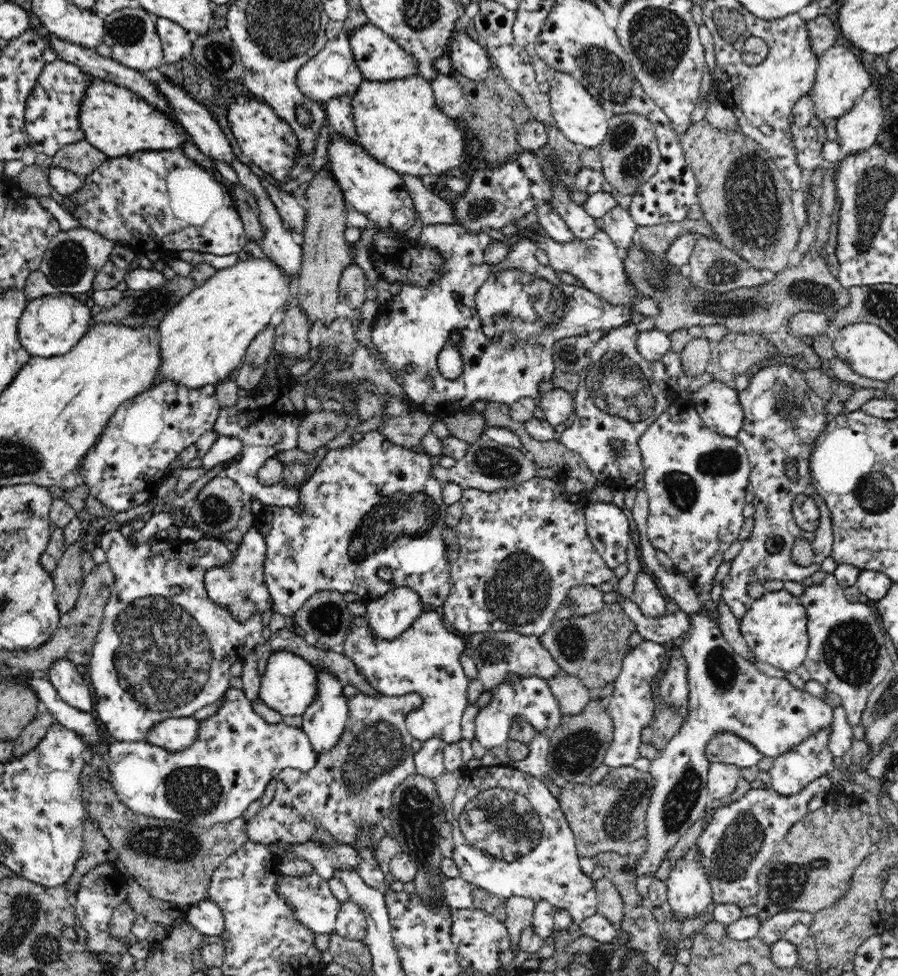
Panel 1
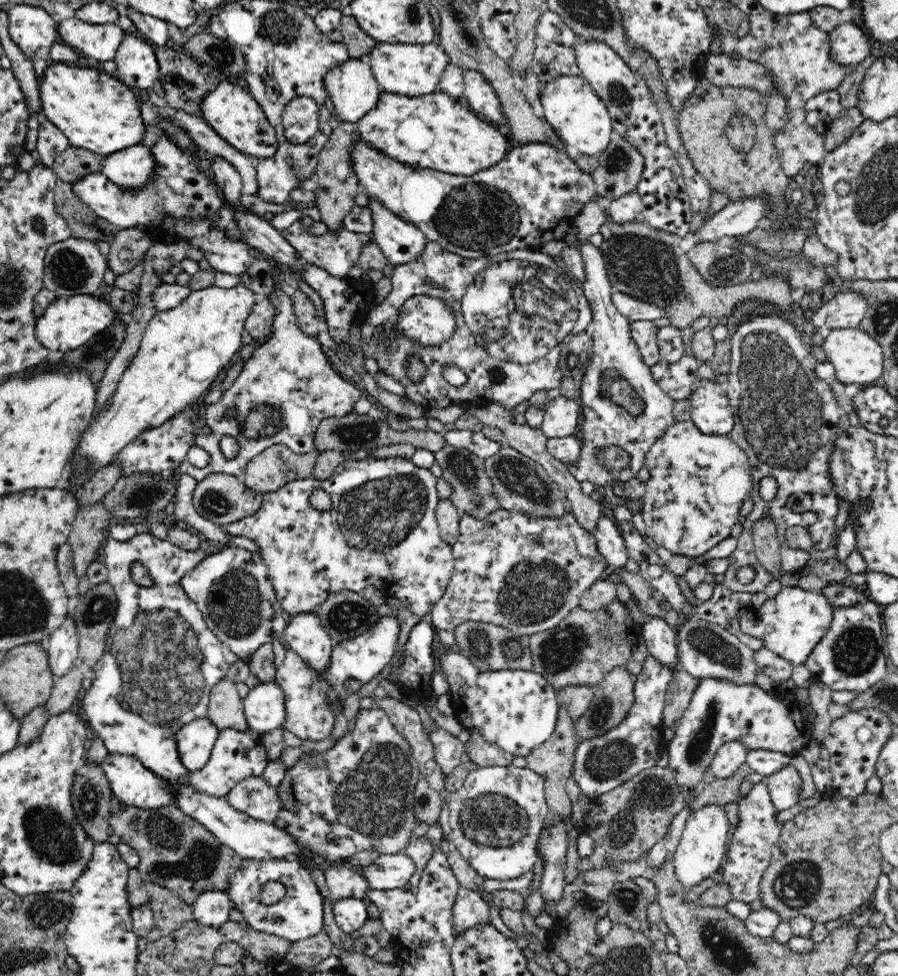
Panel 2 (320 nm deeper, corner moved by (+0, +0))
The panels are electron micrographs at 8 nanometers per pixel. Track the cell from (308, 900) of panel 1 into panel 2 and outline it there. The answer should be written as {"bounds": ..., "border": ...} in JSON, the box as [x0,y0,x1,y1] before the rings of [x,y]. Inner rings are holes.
{"bounds":[226,858,323,944],"border":[[[294,858],[269,860],[244,859],[241,866],[230,878],[226,892],[243,922],[254,931],[278,936],[291,944],[298,940],[310,939],[323,933],[323,899],[313,882],[309,870]],[[268,882],[280,882],[286,887],[286,896],[277,904],[261,904],[262,886]]]}

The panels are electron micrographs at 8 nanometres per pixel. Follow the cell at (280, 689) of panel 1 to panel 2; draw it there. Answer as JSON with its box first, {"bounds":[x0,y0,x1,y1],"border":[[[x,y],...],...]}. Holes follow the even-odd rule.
{"bounds":[243,681,286,739],"border":[[[274,681],[260,683],[243,698],[246,733],[263,739],[271,730],[282,727],[286,718],[282,688]]]}

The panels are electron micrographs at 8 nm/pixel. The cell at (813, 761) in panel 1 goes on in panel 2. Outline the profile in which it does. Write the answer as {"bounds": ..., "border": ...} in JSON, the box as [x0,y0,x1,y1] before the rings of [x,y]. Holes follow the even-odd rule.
{"bounds":[764,765,802,811],"border":[[[792,765],[764,779],[769,788],[772,804],[777,811],[792,808],[800,802],[802,778]]]}

